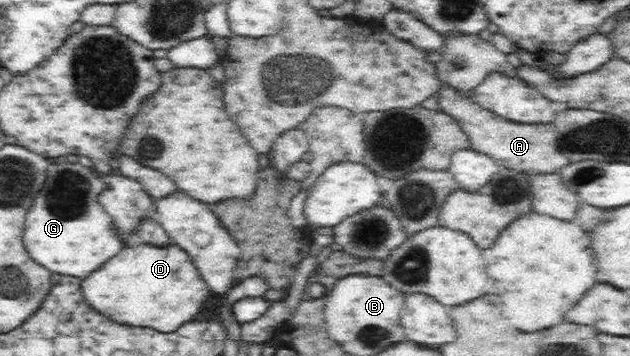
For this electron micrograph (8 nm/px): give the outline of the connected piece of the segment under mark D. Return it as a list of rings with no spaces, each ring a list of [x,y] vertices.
[[[145,243],[123,247],[113,260],[80,281],[79,292],[87,307],[113,320],[113,324],[150,328],[163,334],[175,332],[189,322],[210,295],[201,275],[177,245],[159,249]]]

